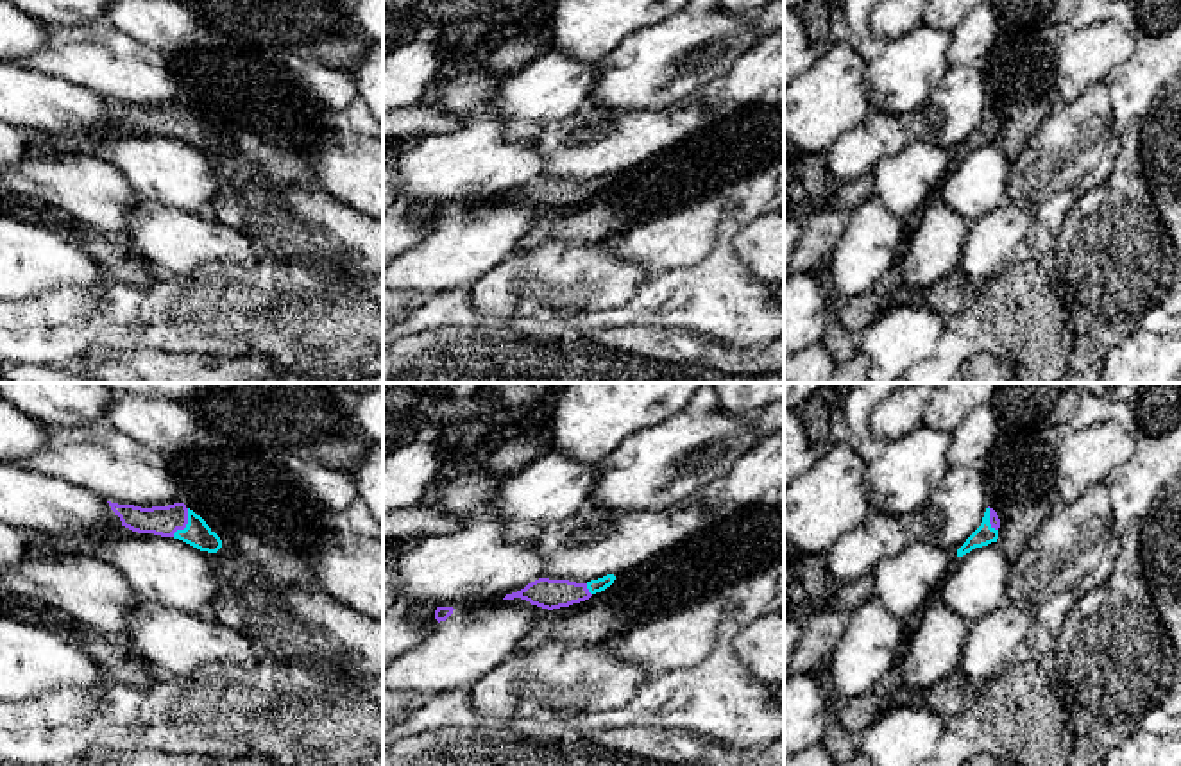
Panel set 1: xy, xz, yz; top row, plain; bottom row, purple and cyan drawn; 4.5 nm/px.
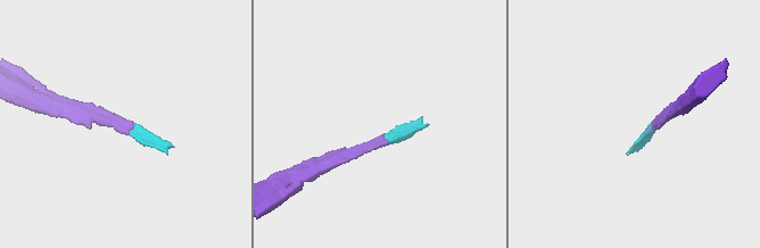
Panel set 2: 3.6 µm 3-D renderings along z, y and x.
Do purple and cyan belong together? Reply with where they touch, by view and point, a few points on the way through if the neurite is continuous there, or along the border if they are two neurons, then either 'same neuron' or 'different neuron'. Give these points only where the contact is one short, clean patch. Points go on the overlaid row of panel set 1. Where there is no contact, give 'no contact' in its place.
meets purple in xy at (186, 523); runs through xy (165, 521), (186, 523), (197, 534); same neuron

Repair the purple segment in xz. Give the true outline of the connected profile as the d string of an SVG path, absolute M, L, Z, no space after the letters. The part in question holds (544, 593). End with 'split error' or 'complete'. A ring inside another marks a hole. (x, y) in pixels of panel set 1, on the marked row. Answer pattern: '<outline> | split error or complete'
M607 574L603 578L590 580L587 583L539 578L528 583L524 589L506 594L503 600L521 598L530 601L531 605L553 610L553 609L569 607L573 603L585 601L592 594L610 587L614 580L616 580L614 574Z | split error

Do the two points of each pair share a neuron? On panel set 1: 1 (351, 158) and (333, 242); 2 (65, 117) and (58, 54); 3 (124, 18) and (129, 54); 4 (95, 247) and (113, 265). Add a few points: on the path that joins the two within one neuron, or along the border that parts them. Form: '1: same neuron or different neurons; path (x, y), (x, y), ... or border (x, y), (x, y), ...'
1: different neurons; border (315, 185), (364, 213)
2: different neurons; border (22, 65), (67, 79), (99, 95)
3: different neurons; border (108, 20), (163, 52)
4: same neuron; path (99, 251), (110, 262)

